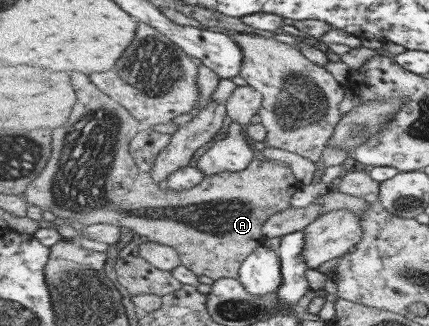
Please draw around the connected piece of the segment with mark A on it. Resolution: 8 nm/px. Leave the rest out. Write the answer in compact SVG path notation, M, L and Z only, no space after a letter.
M74 72L74 76L72 76L72 78L74 78L74 88L78 90L78 106L76 106L76 110L80 110L82 114L80 114L80 112L78 112L78 116L74 116L74 114L72 114L72 118L70 118L68 126L62 126L62 128L60 128L60 134L64 136L64 140L60 140L60 136L58 136L58 134L54 136L54 154L52 154L52 160L50 160L50 164L48 164L46 172L44 172L40 178L36 178L34 182L31 182L28 185L28 188L23 195L25 199L31 205L38 206L43 211L53 213L58 219L63 219L65 223L70 223L73 226L92 226L93 224L113 222L119 227L130 229L142 239L172 246L172 248L177 249L180 253L182 265L188 269L192 269L192 271L197 275L203 274L215 281L223 278L238 279L242 263L258 247L262 246L264 244L264 240L266 240L264 233L264 225L266 224L266 221L268 221L268 219L270 219L274 214L281 213L284 210L292 208L290 206L290 200L292 200L291 196L296 192L296 190L300 190L300 187L302 186L302 182L297 175L294 174L293 170L287 164L282 164L281 162L261 157L261 159L254 159L253 163L242 171L228 171L220 174L205 175L205 179L198 186L184 191L160 188L160 184L156 183L156 179L152 177L151 173L146 173L136 166L136 160L134 160L134 156L130 154L130 140L140 132L143 128L143 124L134 117L126 107L122 106L122 103L118 103L118 101L110 97L110 95L104 94L104 92L102 92L102 90L100 90L92 80L90 80L90 76L88 76L88 74L84 74L84 72Z

